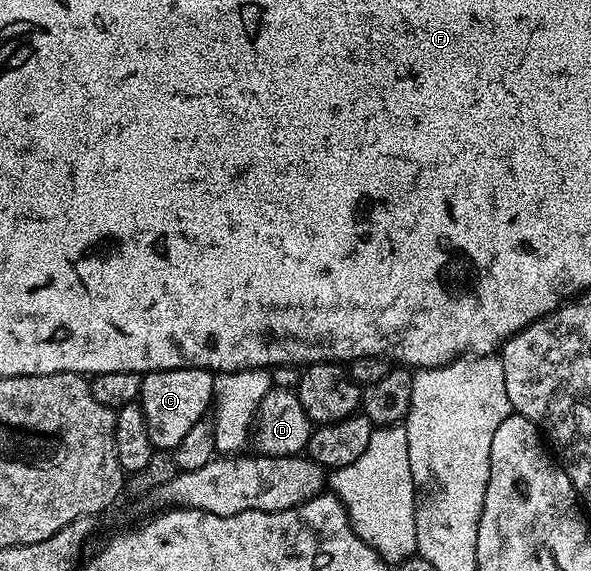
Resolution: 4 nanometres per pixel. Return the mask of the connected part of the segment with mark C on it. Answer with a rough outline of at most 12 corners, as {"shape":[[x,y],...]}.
{"shape":[[165,369],[142,378],[153,448],[174,451],[207,416],[215,374]]}

